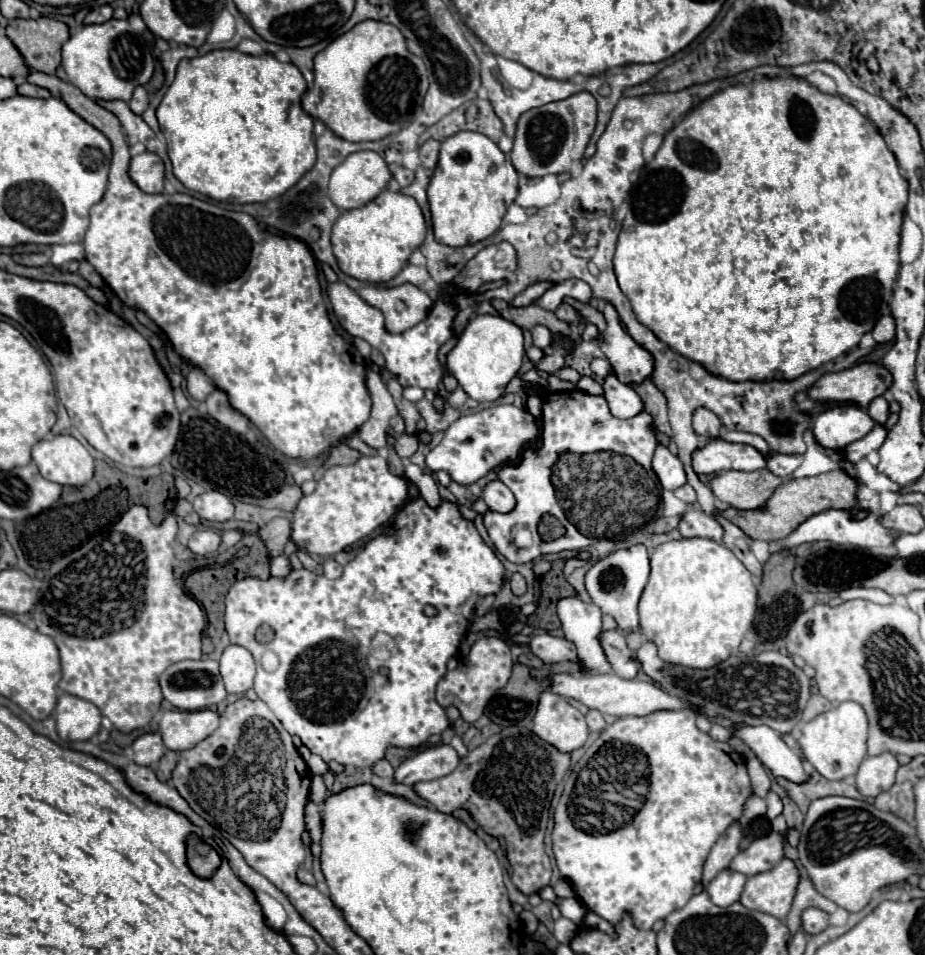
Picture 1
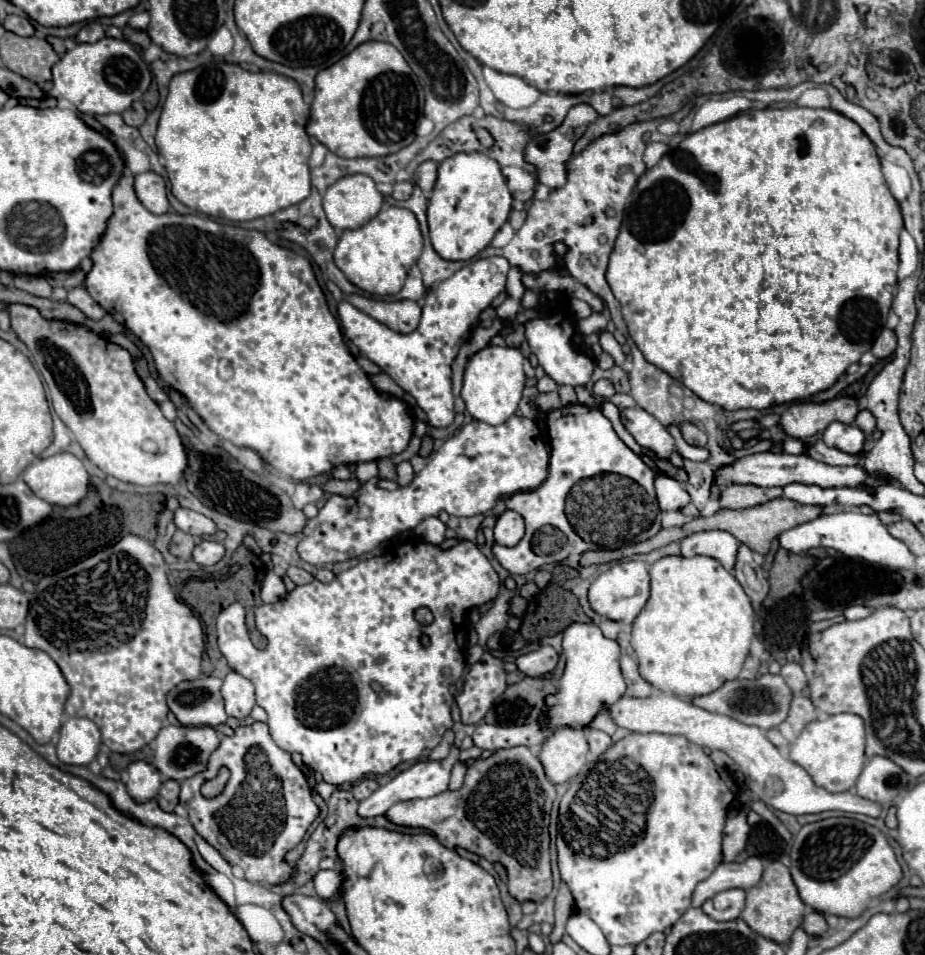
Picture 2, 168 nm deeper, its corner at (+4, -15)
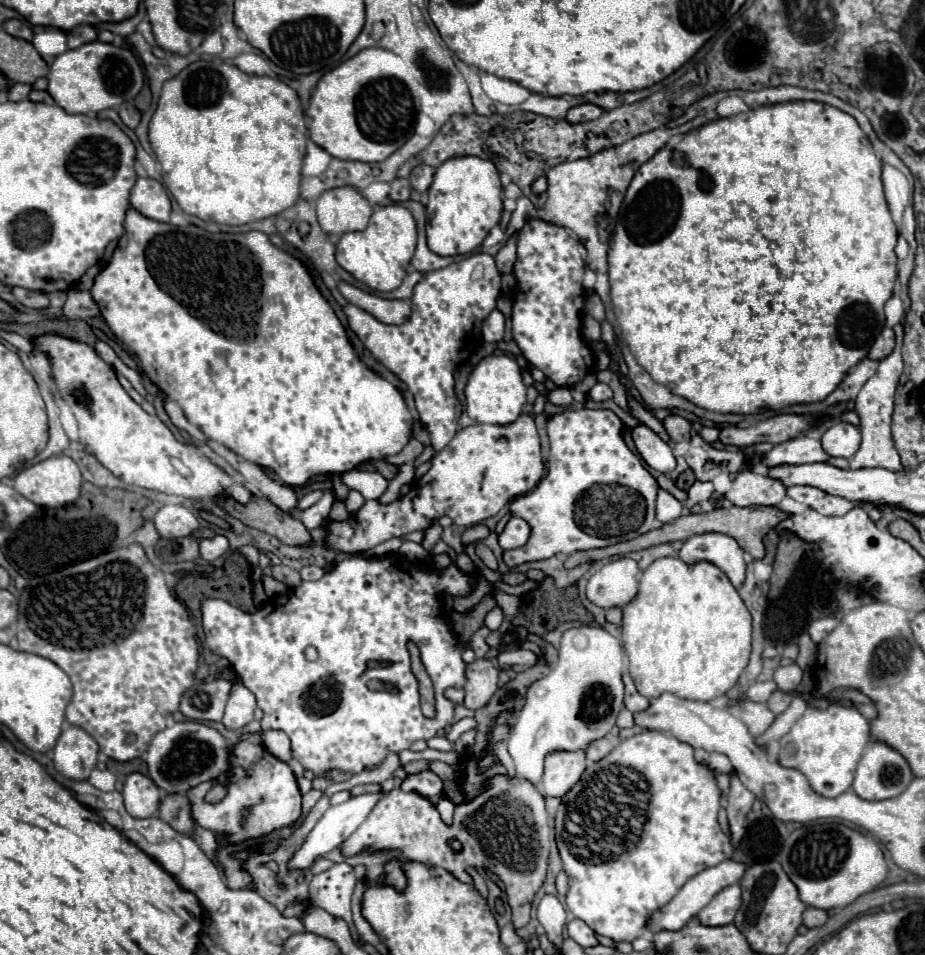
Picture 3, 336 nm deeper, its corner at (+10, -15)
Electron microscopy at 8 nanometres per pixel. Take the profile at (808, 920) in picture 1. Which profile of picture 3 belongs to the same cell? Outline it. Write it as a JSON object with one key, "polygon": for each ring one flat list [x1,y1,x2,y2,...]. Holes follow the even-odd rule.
{"polygon":[[806,908,804,912,804,926,806,928,818,928,818,926,824,926,828,920,828,914,820,908]]}

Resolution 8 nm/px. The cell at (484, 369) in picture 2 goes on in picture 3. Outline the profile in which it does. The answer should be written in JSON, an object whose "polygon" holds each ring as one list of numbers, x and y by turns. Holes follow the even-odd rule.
{"polygon":[[492,354,482,358,470,372,464,394,466,394,466,412,474,422,486,422,498,426,516,420,516,416,520,416,526,404,526,386,522,382,520,368,516,360,508,354]]}

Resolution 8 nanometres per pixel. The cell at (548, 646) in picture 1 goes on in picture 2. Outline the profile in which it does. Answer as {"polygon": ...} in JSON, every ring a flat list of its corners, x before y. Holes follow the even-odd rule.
{"polygon":[[542,646,536,652,530,652,530,654,516,658,518,670,524,672,526,676,532,676,532,678,538,678,538,676,552,672,556,662,558,662,558,652,552,646]]}

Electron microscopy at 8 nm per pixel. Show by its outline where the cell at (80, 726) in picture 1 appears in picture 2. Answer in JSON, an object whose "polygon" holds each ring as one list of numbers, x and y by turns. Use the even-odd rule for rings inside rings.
{"polygon":[[68,718,58,734,58,758,64,764,88,766,100,752,100,730,88,718]]}

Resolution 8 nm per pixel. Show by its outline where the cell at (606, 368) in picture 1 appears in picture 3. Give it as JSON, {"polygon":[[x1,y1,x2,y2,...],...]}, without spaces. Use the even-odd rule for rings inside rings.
{"polygon":[[596,382,596,384,590,388,588,396,590,396,590,398,596,402,602,402,604,400,608,400,608,398,612,398,612,390,608,384]]}

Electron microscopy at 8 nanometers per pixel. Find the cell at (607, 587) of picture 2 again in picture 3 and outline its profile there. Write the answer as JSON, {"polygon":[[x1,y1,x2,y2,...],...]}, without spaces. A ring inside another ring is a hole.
{"polygon":[[618,558,602,566,586,586,586,596,600,608,622,608,638,594,640,568,632,558]]}

